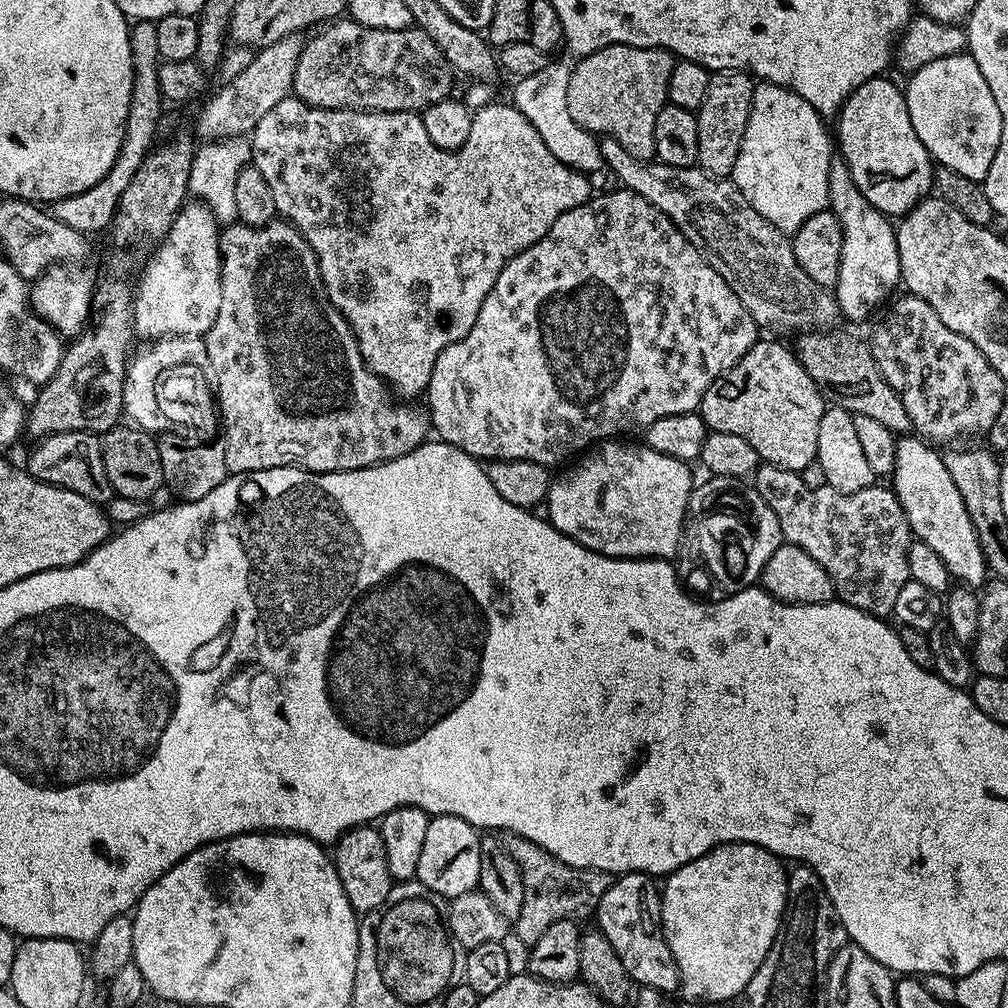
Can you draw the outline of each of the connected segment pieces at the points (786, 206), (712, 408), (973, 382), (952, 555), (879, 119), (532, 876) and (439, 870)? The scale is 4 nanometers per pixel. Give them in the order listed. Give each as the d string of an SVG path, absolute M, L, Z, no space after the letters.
M756 84L752 113L746 122L731 179L750 206L782 233L794 234L806 218L829 207L828 171L832 168L834 144L823 123L815 106L796 92L777 84Z
M760 338L730 371L719 376L709 386L700 403L698 415L704 419L705 425L711 431L738 434L738 438L746 438L746 442L754 446L761 461L799 473L816 458L818 426L822 422L822 414L826 407L826 401L820 395L821 389L804 369L795 351L791 352L772 340Z
M904 294L901 300L895 300L891 301L893 304L888 317L877 326L872 336L870 353L878 372L884 375L898 398L902 398L902 406L906 406L906 414L910 414L913 429L928 442L962 432L987 433L994 418L998 418L998 410L1002 410L1006 381L1000 377L998 370L994 370L994 366L990 366L990 362L986 362L978 346L943 324L925 300L911 294Z
M912 438L896 441L894 491L904 507L912 535L938 553L938 558L946 562L948 575L953 581L972 590L979 589L989 579L990 569L984 560L978 534L970 522L970 514L966 514L962 494L958 494L958 486L954 486L954 478L950 478L950 470L946 470L943 455L935 452L932 449L935 447L929 446L923 439L908 439Z
M877 78L875 80L868 80L862 86L858 86L852 90L852 93L848 95L848 99L840 105L838 109L838 117L840 116L840 121L836 124L836 132L834 128L834 136L838 141L838 152L844 155L844 160L848 163L848 172L847 175L852 179L858 186L858 190L864 195L865 201L871 207L875 208L878 212L883 212L885 216L889 218L900 218L905 214L911 213L912 209L916 207L918 201L925 195L924 192L929 187L930 189L934 184L934 161L931 156L928 155L926 146L922 146L922 142L918 138L918 134L914 130L914 126L910 122L908 117L908 102L905 96L905 93L902 91L901 85L900 88L896 84L891 84L890 81L884 80L888 78Z
M508 834L502 840L505 850L514 862L518 862L518 870L522 874L522 910L514 922L514 936L525 946L531 946L554 926L554 922L575 920L584 922L596 911L602 894L611 886L613 877L606 872L593 868L575 868L550 854L542 846L530 842L530 838L522 838Z
M432 816L415 879L445 898L473 891L480 883L480 837L478 829L461 816Z

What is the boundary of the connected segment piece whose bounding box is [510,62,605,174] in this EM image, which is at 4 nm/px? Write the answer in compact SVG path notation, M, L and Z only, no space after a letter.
M549 62L545 68L538 70L538 74L521 76L524 84L518 79L515 81L510 103L527 118L534 130L538 130L542 142L546 142L546 150L550 150L554 158L558 158L569 168L593 174L592 172L598 171L599 168L603 169L605 162L600 154L597 137L587 128L579 128L574 118L570 118L570 110L566 106L566 90L571 77L572 68L569 65Z

